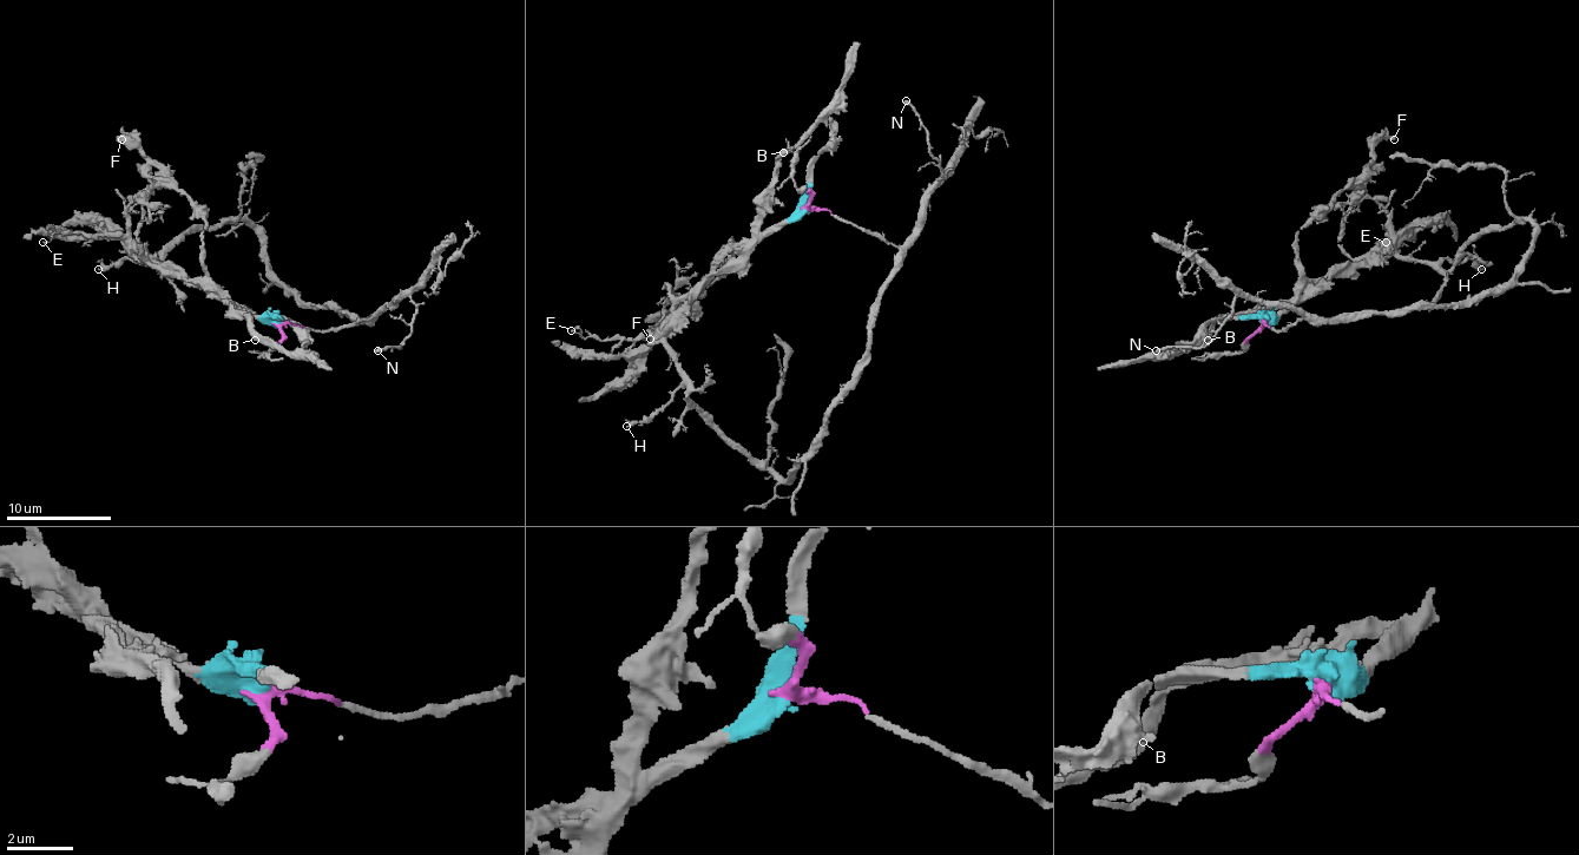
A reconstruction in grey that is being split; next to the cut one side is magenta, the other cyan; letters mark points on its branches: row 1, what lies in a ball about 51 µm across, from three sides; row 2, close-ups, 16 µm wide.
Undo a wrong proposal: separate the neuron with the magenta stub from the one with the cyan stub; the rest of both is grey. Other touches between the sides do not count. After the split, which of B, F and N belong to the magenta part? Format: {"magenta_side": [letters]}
{"magenta_side": ["N"]}

